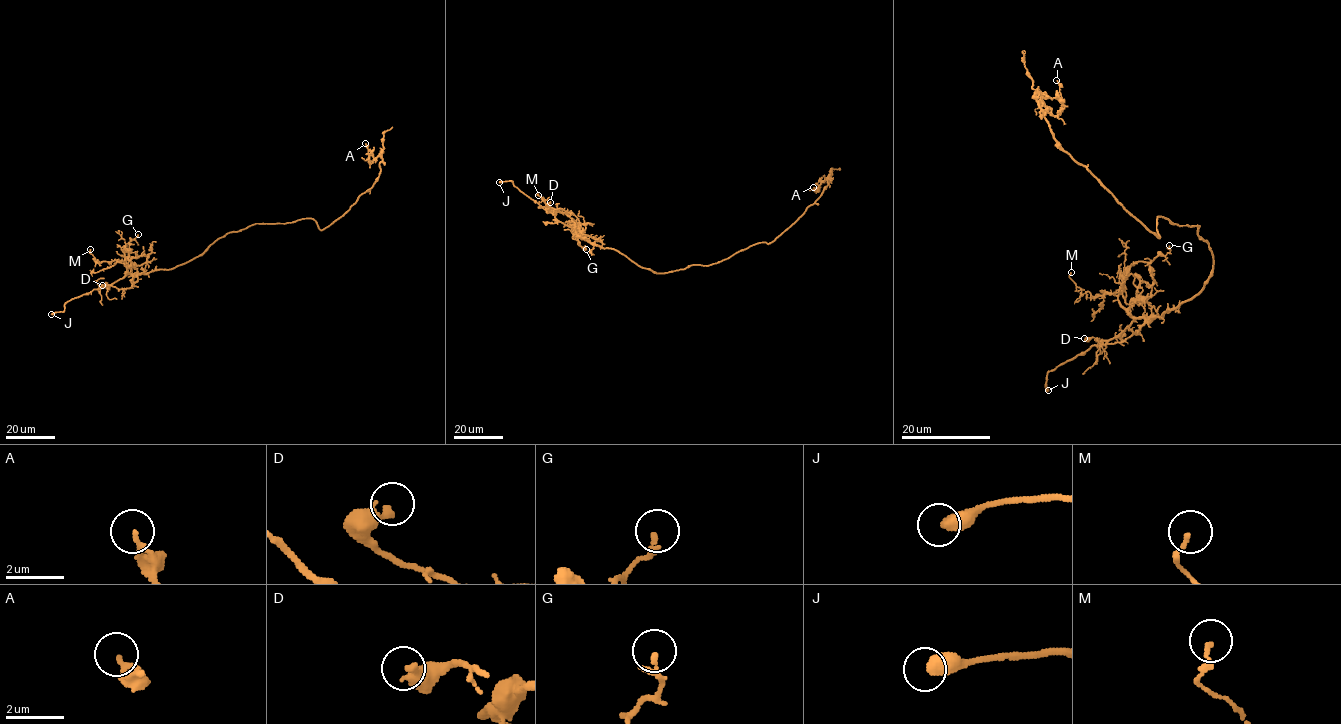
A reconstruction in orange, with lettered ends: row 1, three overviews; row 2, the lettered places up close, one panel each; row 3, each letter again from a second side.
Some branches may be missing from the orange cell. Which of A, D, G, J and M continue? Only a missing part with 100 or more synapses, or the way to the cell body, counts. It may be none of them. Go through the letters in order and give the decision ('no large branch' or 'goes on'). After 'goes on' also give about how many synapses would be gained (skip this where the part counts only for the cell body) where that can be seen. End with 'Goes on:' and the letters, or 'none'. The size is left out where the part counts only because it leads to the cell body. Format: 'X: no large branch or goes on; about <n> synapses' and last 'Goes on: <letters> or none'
A: no large branch
D: no large branch
G: no large branch
J: goes on
M: no large branch
Goes on: J

